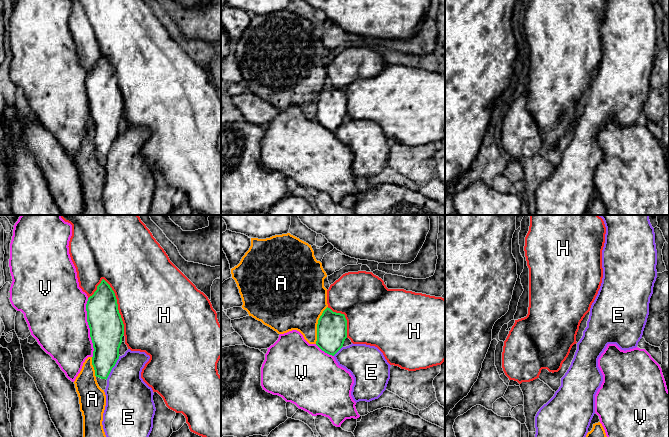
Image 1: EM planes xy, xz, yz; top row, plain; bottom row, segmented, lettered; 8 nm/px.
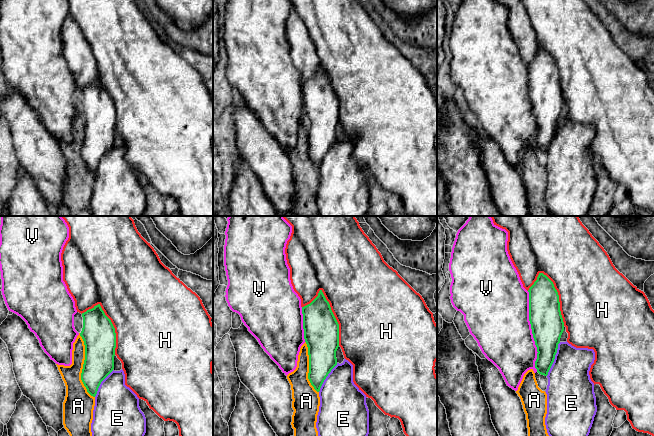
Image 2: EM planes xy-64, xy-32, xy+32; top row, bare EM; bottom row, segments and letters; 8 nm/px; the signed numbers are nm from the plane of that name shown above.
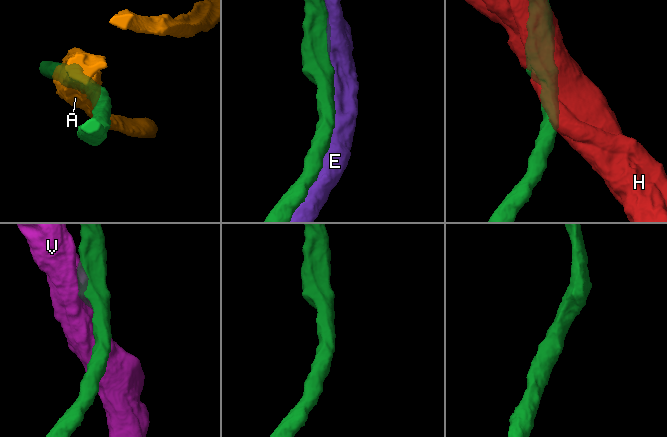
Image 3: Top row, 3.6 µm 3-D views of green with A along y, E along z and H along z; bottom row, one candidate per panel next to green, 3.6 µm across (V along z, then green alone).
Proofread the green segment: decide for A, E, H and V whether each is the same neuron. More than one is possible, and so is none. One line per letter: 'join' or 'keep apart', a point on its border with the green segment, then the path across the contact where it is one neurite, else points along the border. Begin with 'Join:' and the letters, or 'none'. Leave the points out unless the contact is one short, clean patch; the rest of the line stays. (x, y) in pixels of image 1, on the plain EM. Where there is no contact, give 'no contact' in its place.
Join: E
A: keep apart; contact xz (317, 101)
E: join; contact xy (113, 142)
H: keep apart; contact xy (117, 82)
V: keep apart; contact xy (89, 103)

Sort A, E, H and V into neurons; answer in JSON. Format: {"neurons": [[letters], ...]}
{"neurons": [["A"], ["E"], ["H"], ["V"]]}

